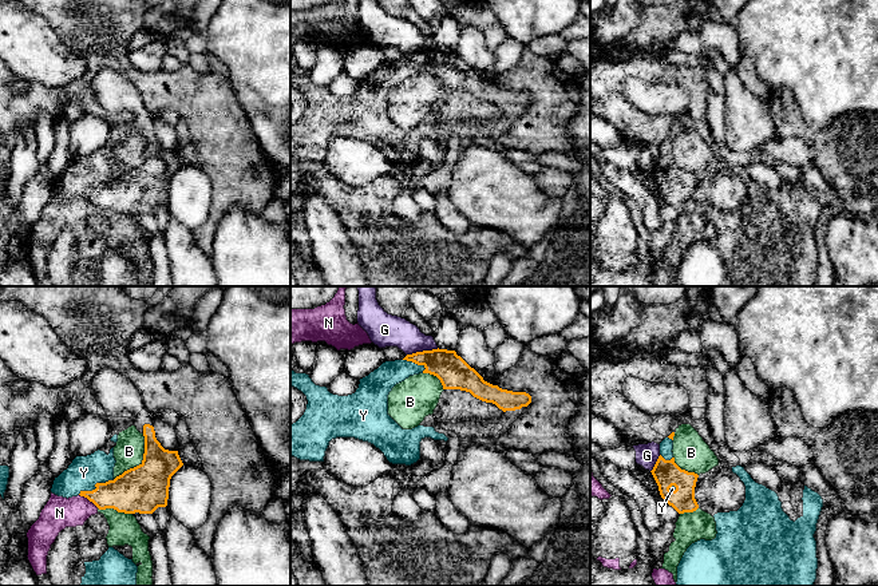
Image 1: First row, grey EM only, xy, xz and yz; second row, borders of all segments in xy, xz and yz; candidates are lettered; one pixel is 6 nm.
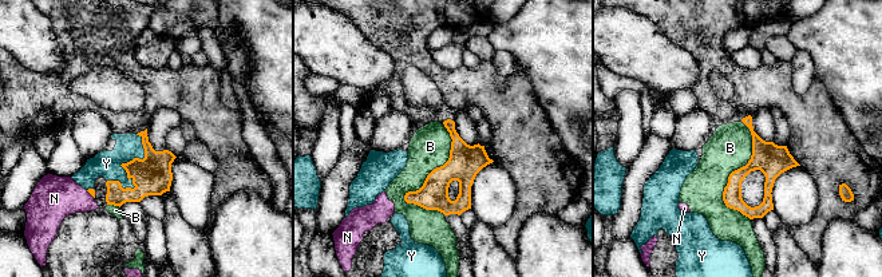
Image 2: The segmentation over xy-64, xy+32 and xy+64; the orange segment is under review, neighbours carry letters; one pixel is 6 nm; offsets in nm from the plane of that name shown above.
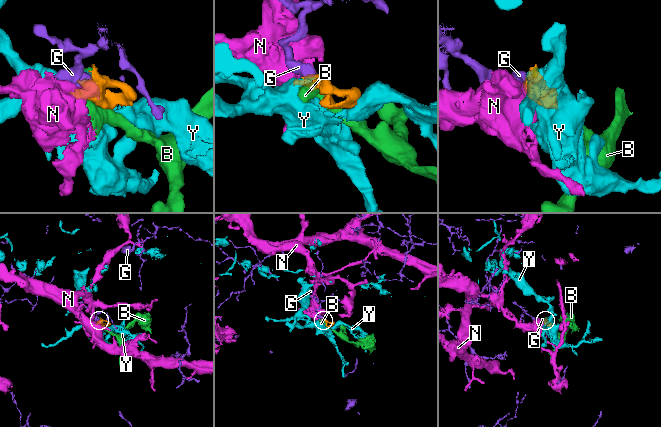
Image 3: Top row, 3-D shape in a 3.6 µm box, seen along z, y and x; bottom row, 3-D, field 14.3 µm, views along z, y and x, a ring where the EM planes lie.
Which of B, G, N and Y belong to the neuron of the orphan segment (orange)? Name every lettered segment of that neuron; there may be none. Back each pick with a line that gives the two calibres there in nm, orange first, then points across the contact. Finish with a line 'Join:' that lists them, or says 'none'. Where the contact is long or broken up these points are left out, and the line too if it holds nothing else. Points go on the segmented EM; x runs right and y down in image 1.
Y: 280/190 nm
Join: Y

